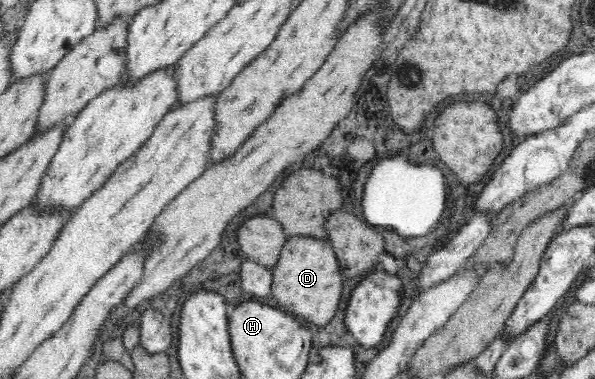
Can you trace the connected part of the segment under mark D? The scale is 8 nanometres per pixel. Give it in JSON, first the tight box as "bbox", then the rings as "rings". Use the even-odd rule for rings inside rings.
{"bbox":[271,235,341,326],"rings":[[[297,235],[284,242],[275,266],[272,266],[271,294],[275,302],[297,318],[305,318],[317,326],[325,326],[337,312],[341,302],[340,266],[327,238]]]}

